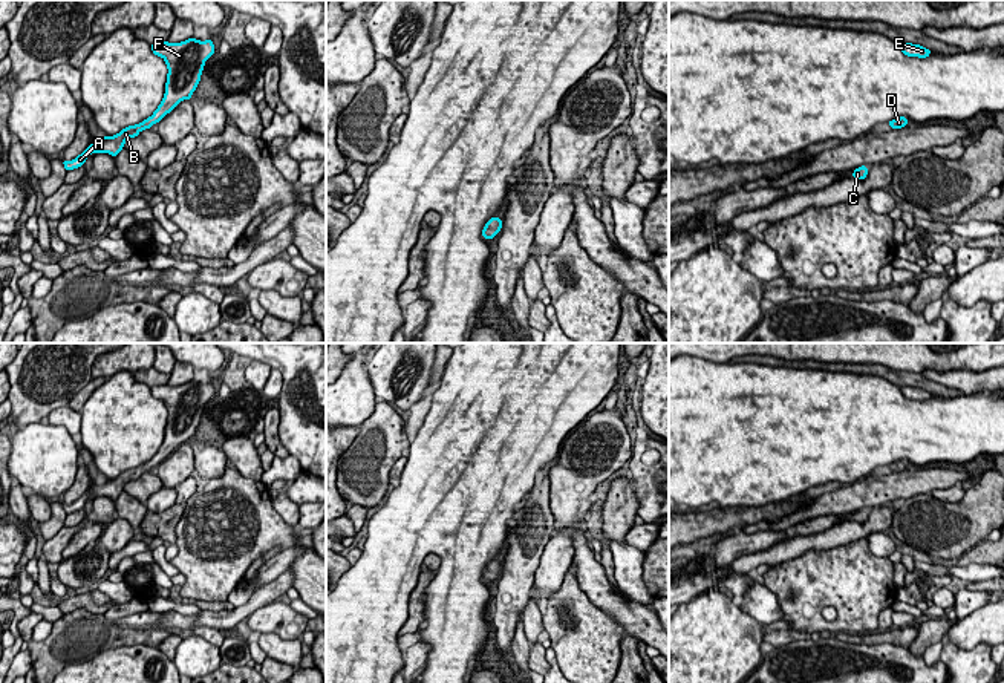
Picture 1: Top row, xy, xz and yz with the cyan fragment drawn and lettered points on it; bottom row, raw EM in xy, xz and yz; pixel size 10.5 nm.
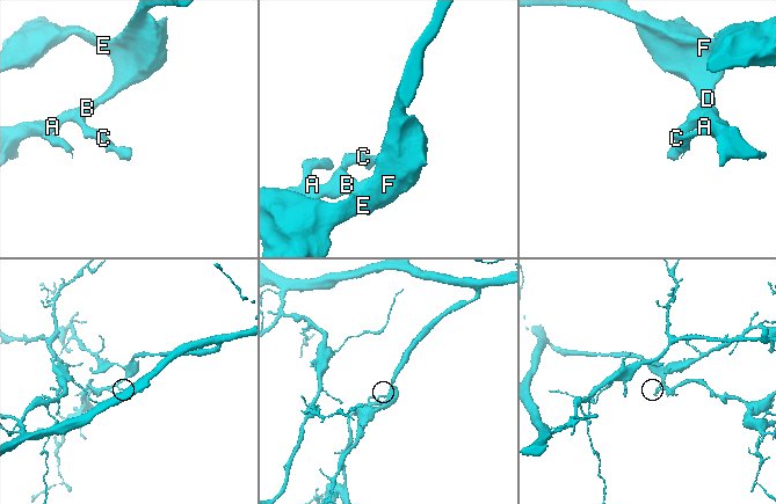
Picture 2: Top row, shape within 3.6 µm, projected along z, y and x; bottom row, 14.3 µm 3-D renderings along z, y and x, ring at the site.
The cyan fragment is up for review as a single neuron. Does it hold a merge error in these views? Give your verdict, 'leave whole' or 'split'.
leave whole

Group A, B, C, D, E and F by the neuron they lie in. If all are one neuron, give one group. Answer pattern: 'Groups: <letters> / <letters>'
Groups: A B C D E F

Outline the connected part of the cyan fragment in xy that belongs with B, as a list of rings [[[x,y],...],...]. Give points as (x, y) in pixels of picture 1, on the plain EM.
[[[188,381],[174,387],[162,384],[153,386],[150,391],[155,398],[164,401],[168,412],[165,436],[158,452],[139,467],[129,469],[113,479],[101,479],[99,485],[90,487],[75,502],[63,502],[66,515],[84,508],[90,496],[109,496],[116,501],[127,482],[138,479],[141,473],[150,472],[153,467],[159,466],[181,444],[191,443],[200,424],[205,404],[216,395],[210,381],[205,384]]]

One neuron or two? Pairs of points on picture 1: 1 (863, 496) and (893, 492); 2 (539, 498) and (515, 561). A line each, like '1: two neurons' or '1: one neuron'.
1: one neuron
2: one neuron

